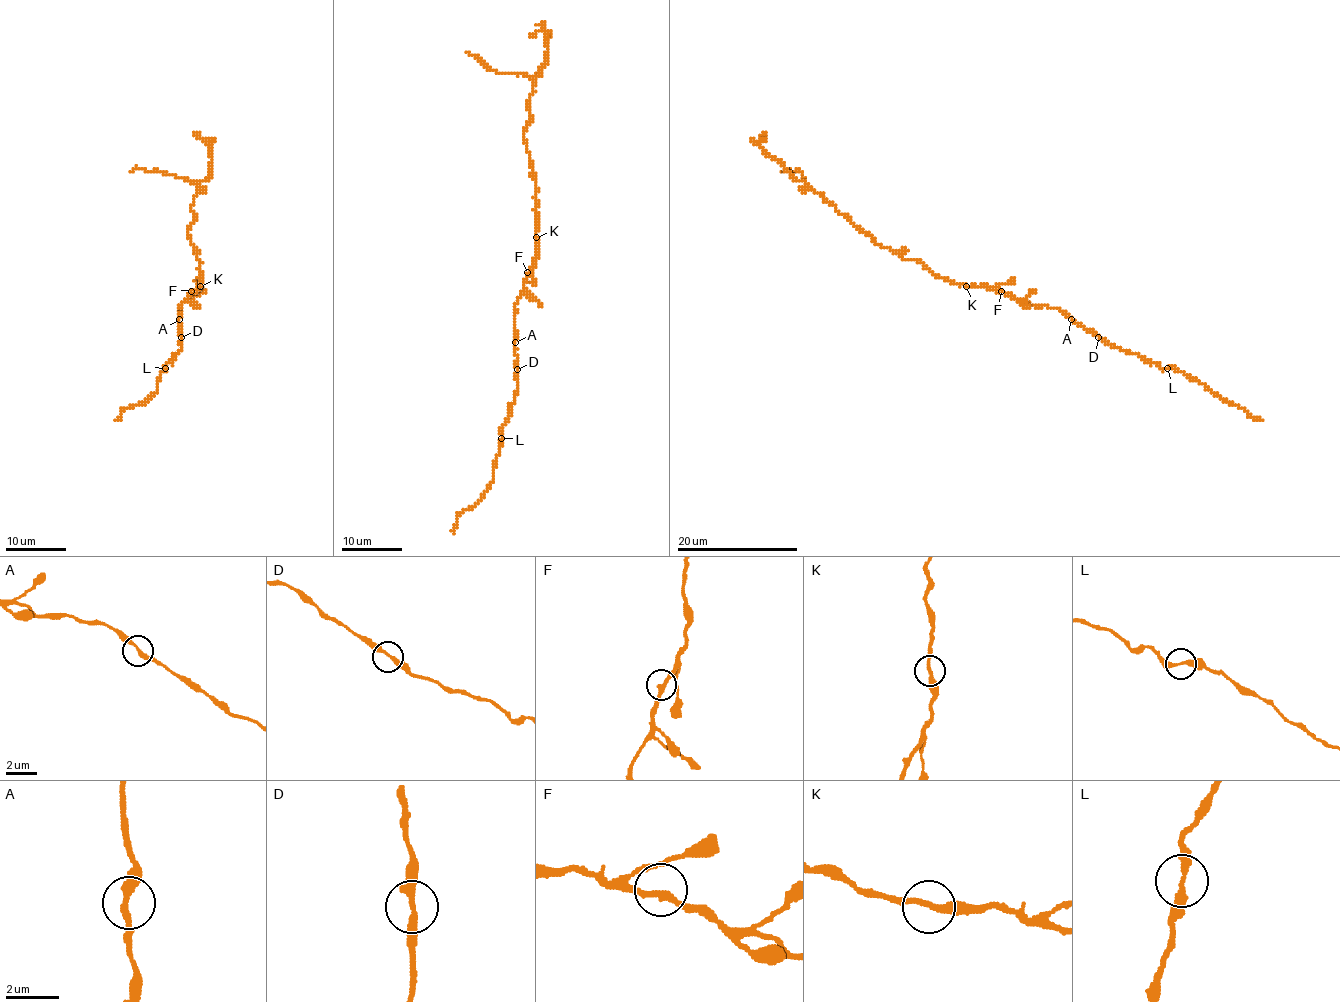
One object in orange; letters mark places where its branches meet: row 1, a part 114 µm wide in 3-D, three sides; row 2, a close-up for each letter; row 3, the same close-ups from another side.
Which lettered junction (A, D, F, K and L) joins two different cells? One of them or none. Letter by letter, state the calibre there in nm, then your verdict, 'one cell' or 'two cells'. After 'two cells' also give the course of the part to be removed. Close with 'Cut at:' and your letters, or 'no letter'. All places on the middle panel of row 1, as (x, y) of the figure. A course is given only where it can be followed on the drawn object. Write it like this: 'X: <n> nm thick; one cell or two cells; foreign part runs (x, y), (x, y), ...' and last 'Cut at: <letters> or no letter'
A: 240 nm thick; one cell
D: 280 nm thick; one cell
F: 240 nm thick; one cell
K: 280 nm thick; one cell
L: 280 nm thick; one cell
Cut at: no letter

